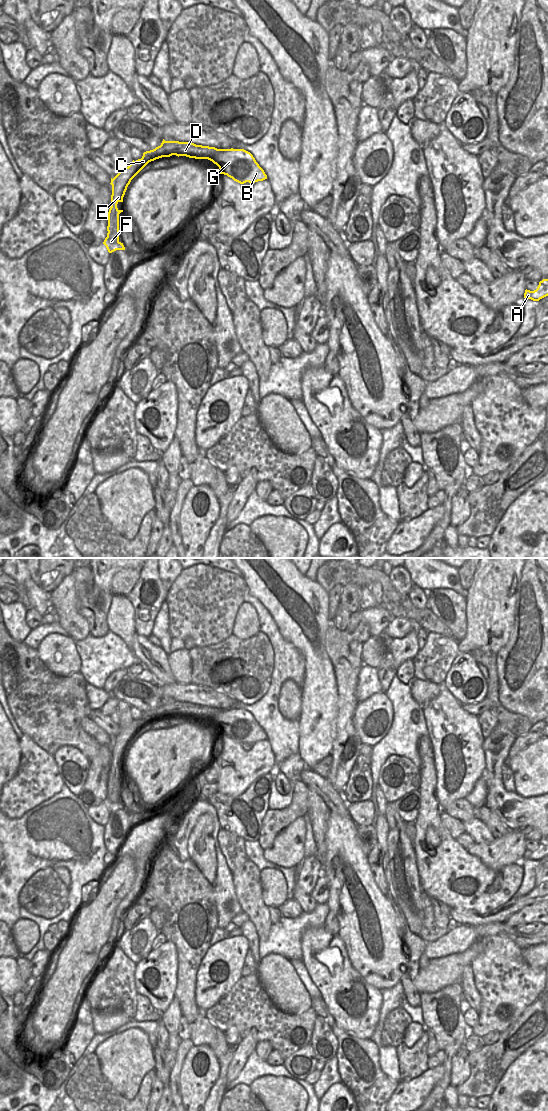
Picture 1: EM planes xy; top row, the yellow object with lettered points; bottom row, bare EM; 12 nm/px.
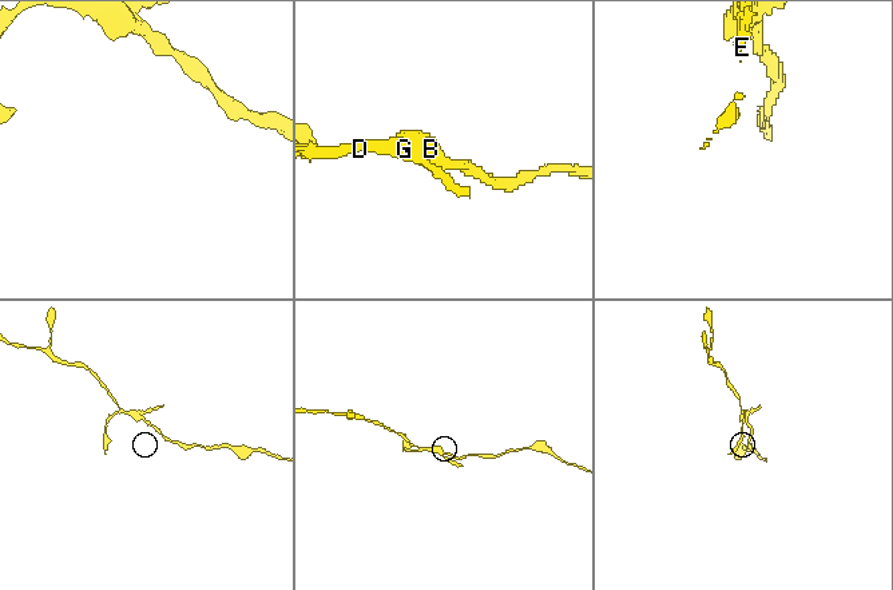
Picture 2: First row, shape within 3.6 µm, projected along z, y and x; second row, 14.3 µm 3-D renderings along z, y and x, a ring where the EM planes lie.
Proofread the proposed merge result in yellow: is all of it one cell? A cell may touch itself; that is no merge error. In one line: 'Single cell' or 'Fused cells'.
Fused cells

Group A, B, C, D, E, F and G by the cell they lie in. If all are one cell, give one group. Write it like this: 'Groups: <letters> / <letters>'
Groups: A B G / C D E F

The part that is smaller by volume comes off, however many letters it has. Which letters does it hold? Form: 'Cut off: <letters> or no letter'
Cut off: C, D, E, F

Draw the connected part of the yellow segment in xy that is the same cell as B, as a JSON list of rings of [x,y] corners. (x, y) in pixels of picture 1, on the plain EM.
[[[244,709],[223,710],[211,721],[219,727],[220,734],[227,735],[240,744],[254,744],[267,739],[267,735],[253,715]]]

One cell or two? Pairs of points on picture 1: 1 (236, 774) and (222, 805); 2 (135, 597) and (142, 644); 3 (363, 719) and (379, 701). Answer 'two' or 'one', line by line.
1: two
2: two
3: one

